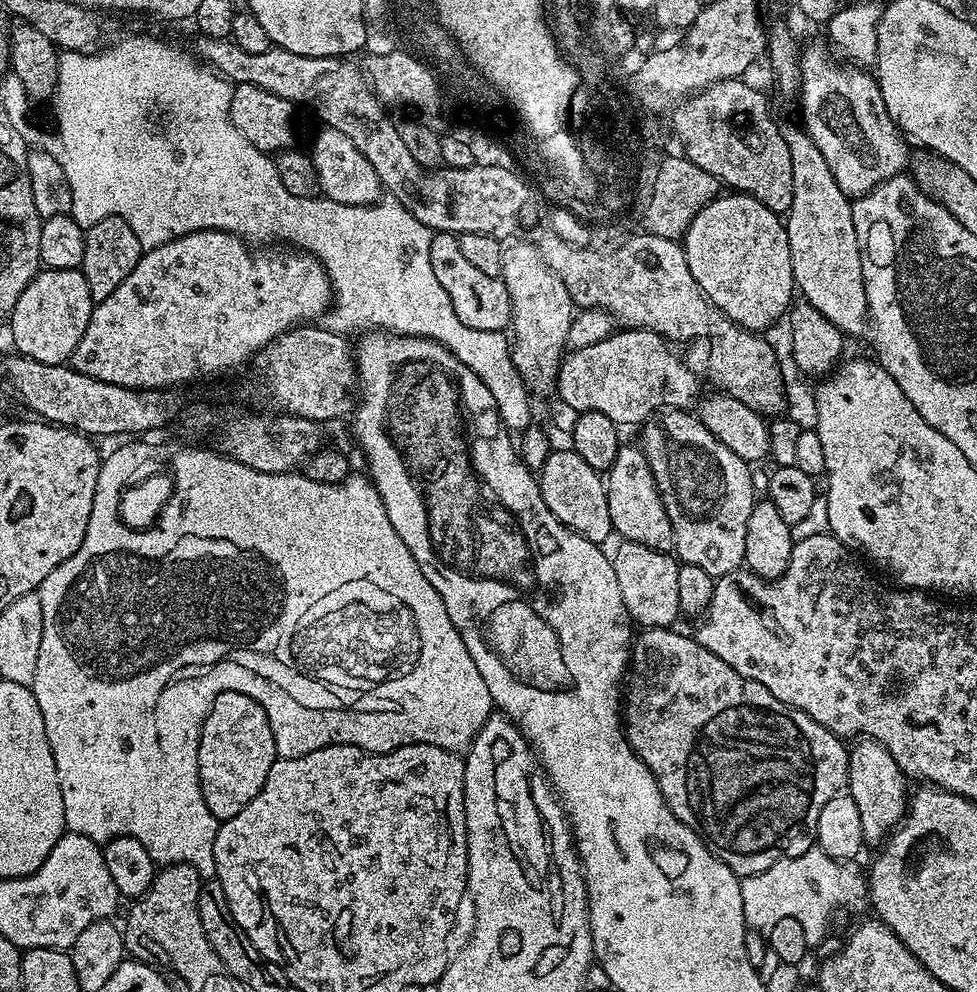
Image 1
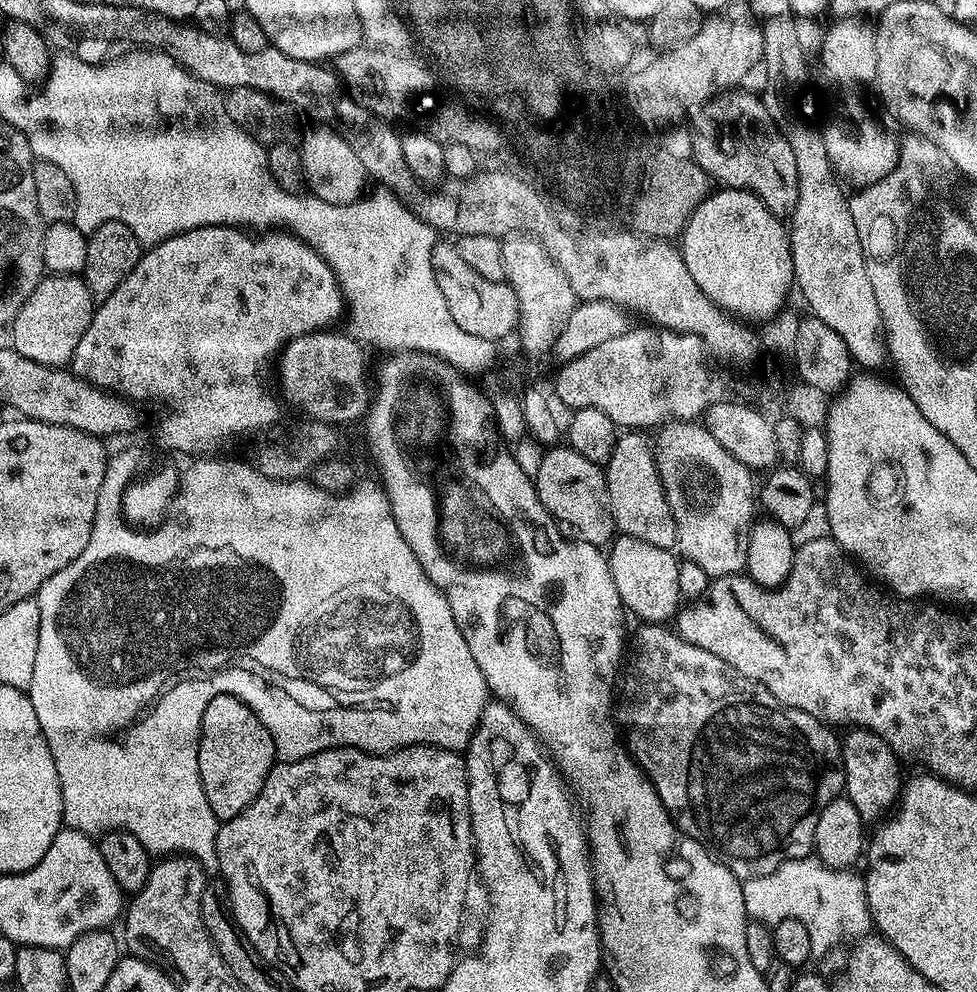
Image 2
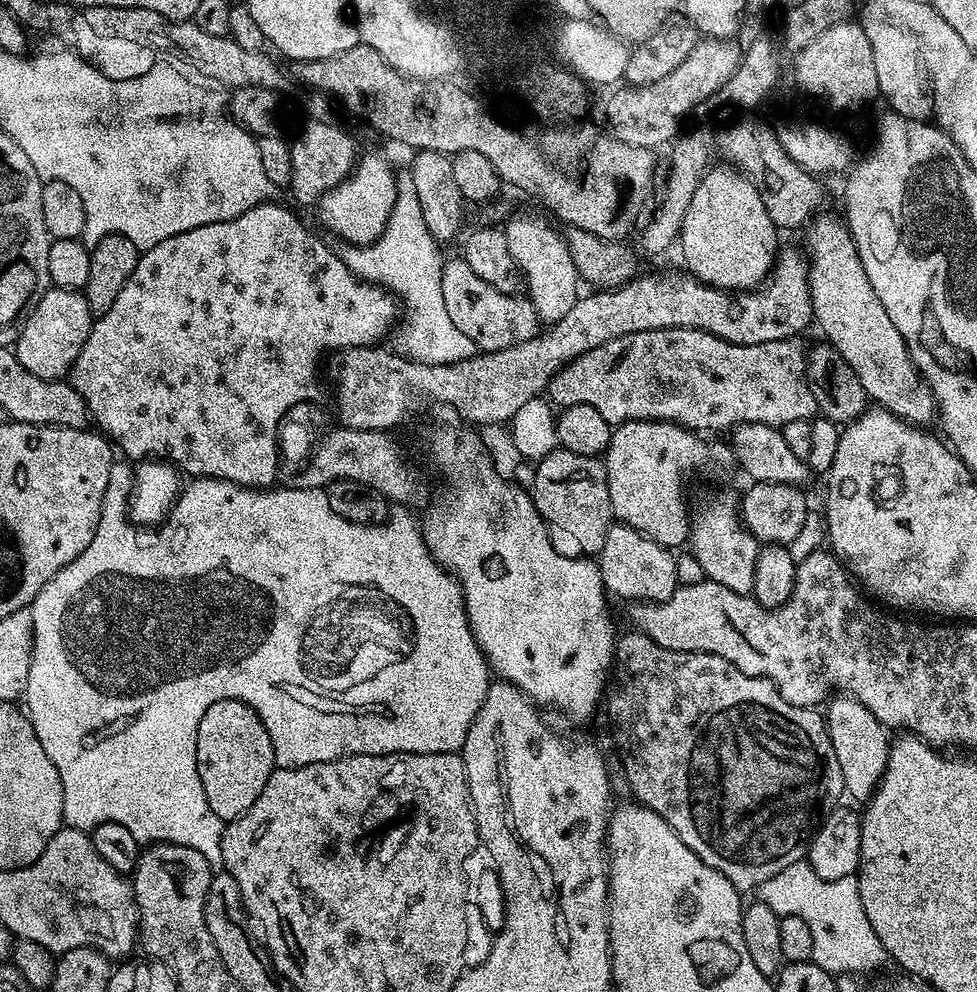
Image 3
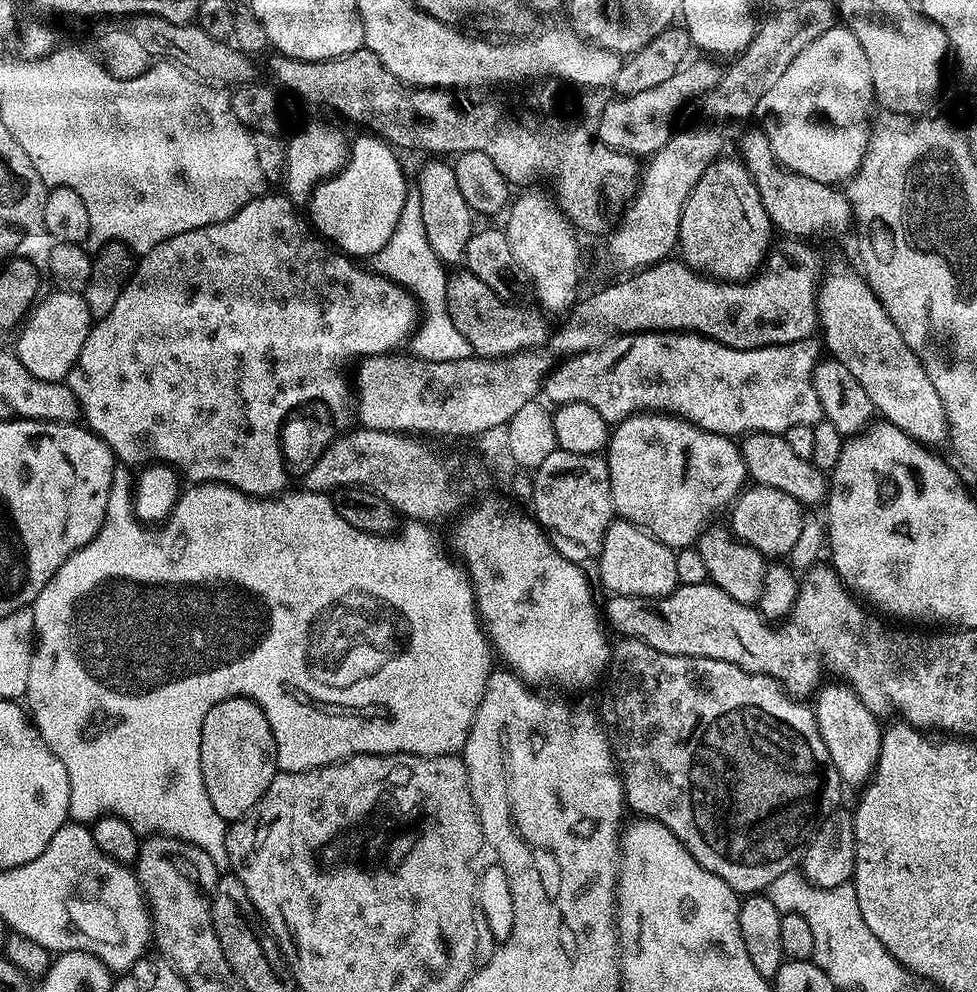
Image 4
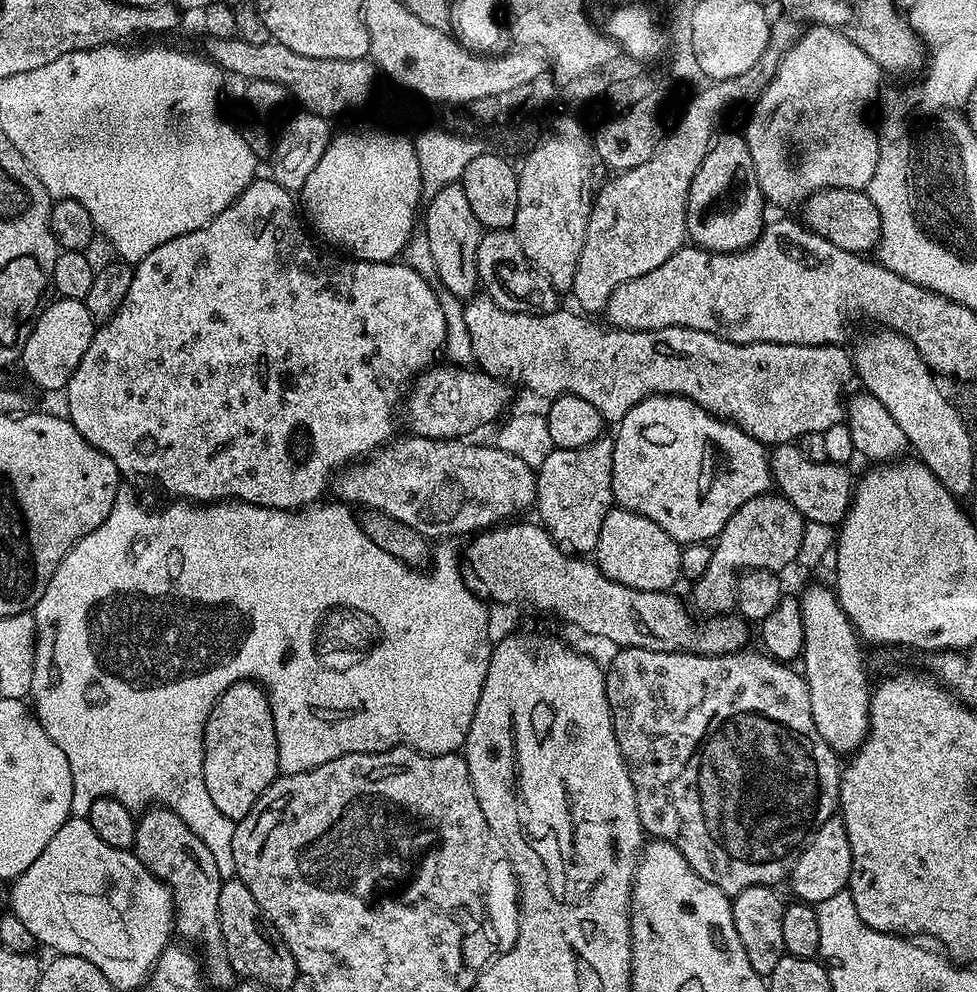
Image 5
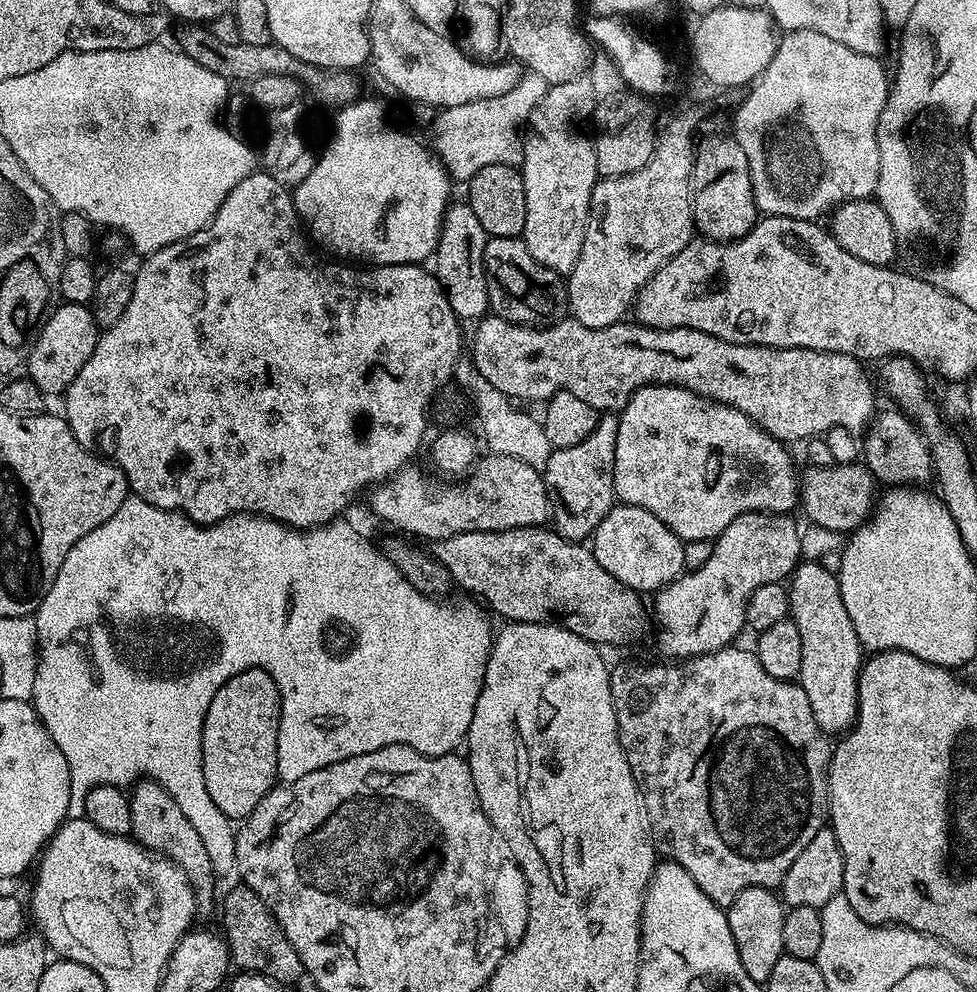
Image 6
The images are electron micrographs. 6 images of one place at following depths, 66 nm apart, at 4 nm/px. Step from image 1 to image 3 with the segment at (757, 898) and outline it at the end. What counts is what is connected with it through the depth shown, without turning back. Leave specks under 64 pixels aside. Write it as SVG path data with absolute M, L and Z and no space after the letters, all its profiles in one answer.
M803 859L786 866L786 870L778 870L774 878L760 885L758 896L778 917L797 916L810 926L810 934L814 934L811 963L822 970L833 974L861 974L874 971L886 960L882 942L878 934L874 934L870 918L866 918L866 910L862 910L860 881L856 876L823 880L814 874L807 859Z

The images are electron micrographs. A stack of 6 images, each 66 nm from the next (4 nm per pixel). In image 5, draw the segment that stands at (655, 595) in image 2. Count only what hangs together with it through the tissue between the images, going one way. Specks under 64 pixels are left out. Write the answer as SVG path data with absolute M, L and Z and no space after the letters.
M619 506L613 507L608 517L602 522L602 530L598 534L598 546L594 553L594 563L600 567L600 573L614 582L622 582L622 586L630 586L638 590L650 590L651 592L668 592L681 579L680 574L680 550L681 545L676 543L662 526L650 522L637 512L631 512Z

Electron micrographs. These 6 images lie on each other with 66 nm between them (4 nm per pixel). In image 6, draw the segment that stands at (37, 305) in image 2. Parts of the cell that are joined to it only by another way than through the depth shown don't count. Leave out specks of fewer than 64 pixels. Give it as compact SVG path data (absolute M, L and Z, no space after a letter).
M61 303L53 307L52 315L46 323L40 327L36 341L32 344L32 350L28 353L26 361L27 379L42 390L45 397L59 397L67 392L68 387L78 378L78 370L86 366L86 358L94 354L94 346L98 339L96 320L92 316L92 309L86 304Z

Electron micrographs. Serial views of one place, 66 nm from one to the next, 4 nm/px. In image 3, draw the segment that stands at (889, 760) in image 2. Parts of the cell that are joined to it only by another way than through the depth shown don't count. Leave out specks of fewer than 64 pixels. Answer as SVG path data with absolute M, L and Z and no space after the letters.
M833 695L827 701L827 708L828 737L834 746L838 766L842 766L845 793L860 800L859 802L867 802L880 785L880 779L886 770L890 747L889 729L885 728L882 722L878 722L878 718L874 718L874 714L870 714L870 710L866 710L866 706L862 706L862 702L858 702L853 696Z

